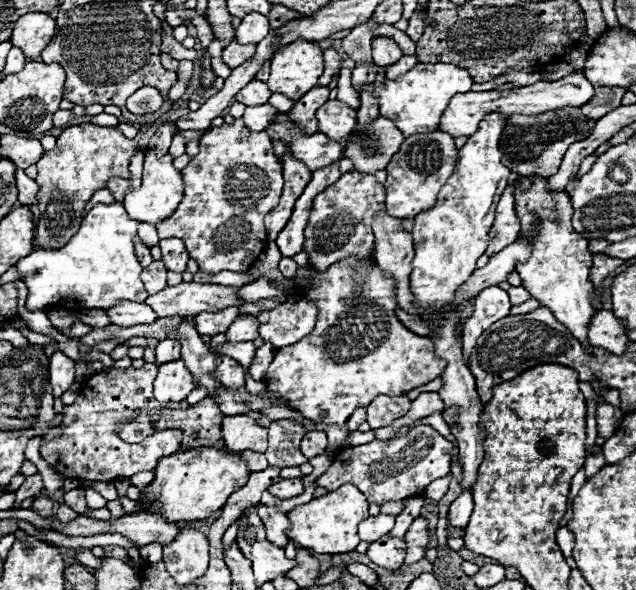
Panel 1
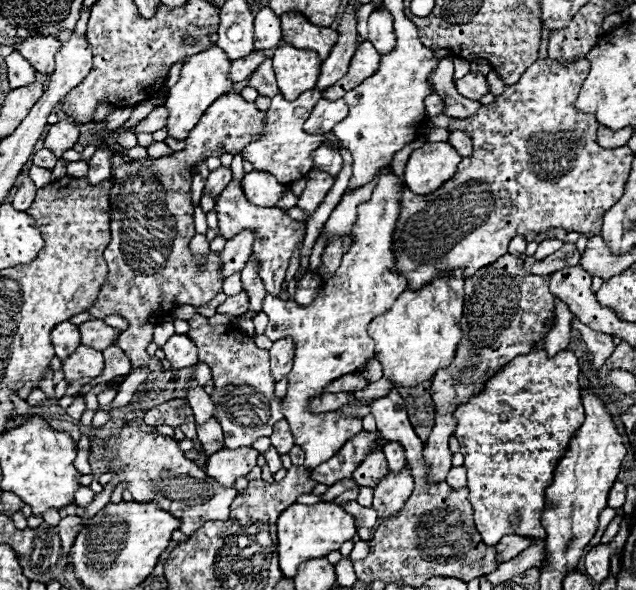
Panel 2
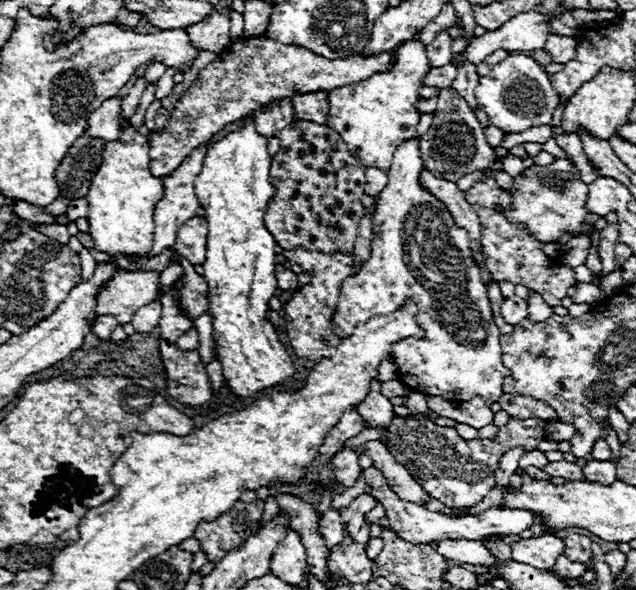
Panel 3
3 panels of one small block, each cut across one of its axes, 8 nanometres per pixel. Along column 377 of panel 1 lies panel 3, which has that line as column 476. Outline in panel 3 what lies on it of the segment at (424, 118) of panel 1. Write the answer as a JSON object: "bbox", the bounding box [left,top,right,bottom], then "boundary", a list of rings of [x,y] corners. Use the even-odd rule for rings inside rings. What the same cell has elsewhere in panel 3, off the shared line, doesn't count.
{"bbox":[476,54,560,134],"boundary":[[[510,54],[488,76],[480,78],[476,88],[478,104],[484,106],[490,124],[498,126],[506,134],[518,134],[532,126],[552,124],[552,114],[560,104],[560,96],[554,92],[548,74],[526,54]]]}

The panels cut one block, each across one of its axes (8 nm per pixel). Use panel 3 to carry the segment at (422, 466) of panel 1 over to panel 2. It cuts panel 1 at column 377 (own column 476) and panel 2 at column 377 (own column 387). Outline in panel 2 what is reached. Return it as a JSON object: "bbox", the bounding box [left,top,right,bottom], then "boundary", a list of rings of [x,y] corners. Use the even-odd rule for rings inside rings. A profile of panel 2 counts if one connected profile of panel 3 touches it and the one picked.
{"bbox":[312,430,382,486],"boundary":[[[362,430],[354,438],[350,438],[334,458],[322,462],[322,466],[316,466],[312,470],[312,478],[320,484],[332,486],[344,478],[350,478],[358,462],[364,460],[364,456],[374,450],[382,448],[382,438],[378,432],[366,432]]]}

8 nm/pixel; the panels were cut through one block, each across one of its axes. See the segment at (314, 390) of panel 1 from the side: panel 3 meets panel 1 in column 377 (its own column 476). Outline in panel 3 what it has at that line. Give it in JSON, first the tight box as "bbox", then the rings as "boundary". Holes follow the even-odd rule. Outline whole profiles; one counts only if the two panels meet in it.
{"bbox":[332,138,510,404],"boundary":[[[412,138],[410,142],[404,142],[394,154],[394,162],[388,172],[388,186],[376,206],[370,260],[360,268],[356,276],[346,278],[346,282],[342,284],[332,332],[338,338],[346,338],[360,322],[366,322],[374,316],[390,316],[398,308],[402,308],[406,300],[414,300],[418,306],[416,324],[424,330],[424,336],[420,340],[404,338],[390,346],[390,358],[400,372],[400,380],[412,386],[414,392],[442,396],[444,400],[458,404],[470,402],[476,396],[484,398],[486,402],[498,402],[504,394],[502,378],[510,376],[510,370],[502,364],[500,330],[494,324],[486,284],[482,282],[480,270],[472,258],[468,232],[464,228],[458,228],[448,208],[418,184],[418,174],[422,168],[424,166],[418,152],[418,140]]]}

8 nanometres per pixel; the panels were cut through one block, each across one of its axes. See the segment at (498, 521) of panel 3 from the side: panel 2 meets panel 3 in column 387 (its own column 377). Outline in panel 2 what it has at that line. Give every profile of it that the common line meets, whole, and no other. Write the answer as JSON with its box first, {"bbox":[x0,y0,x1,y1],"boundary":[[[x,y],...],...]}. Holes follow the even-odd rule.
{"bbox":[374,466,414,520],"boundary":[[[404,466],[400,472],[388,472],[376,486],[374,486],[374,508],[378,518],[384,520],[396,514],[406,498],[414,490],[414,478],[410,474],[410,466]]]}

